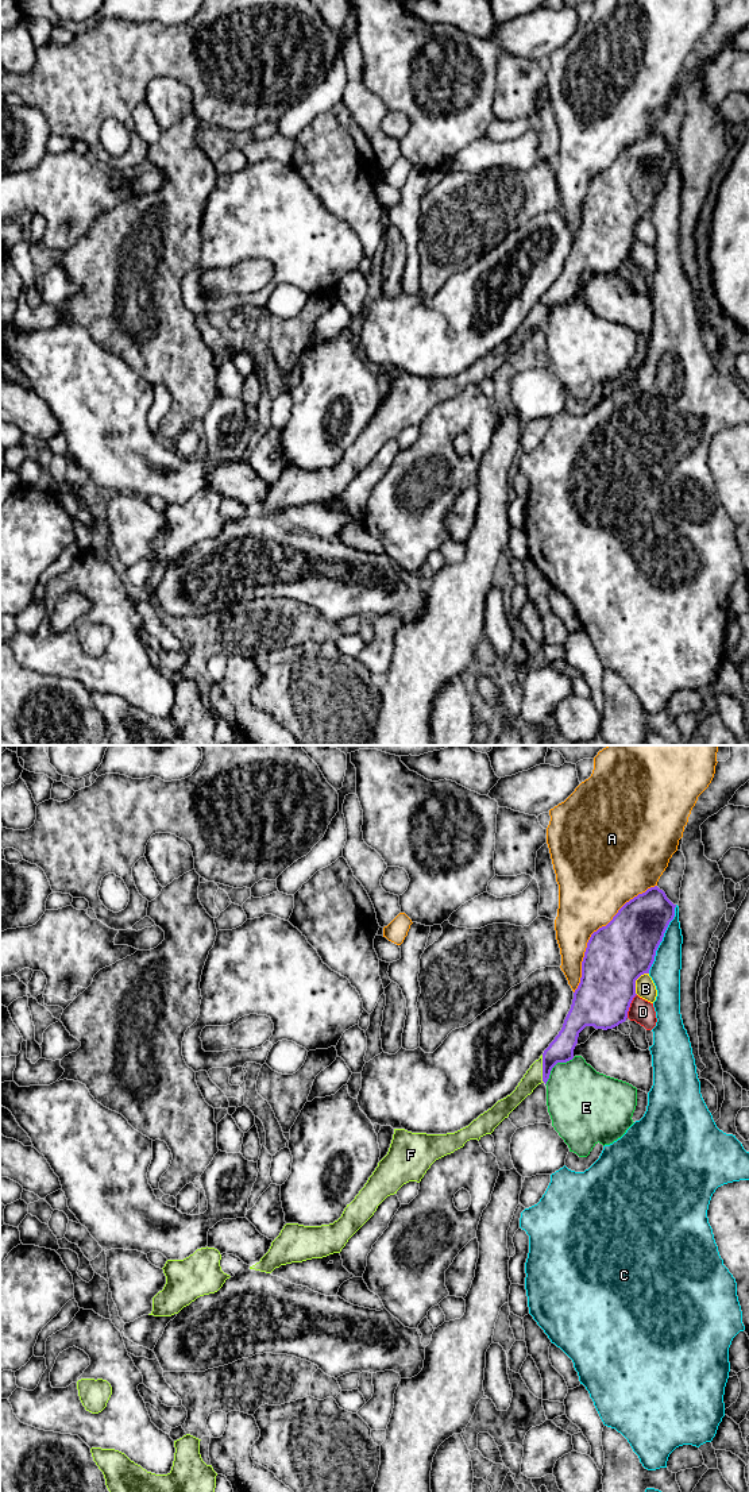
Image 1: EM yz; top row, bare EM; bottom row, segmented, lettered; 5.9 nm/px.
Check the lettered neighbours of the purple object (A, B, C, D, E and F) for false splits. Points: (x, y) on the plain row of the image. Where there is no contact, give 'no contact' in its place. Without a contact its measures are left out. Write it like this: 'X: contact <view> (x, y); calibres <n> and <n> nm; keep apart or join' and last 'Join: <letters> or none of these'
A: contact yz (597, 174); calibres 380 and 400 nm; keep apart
B: contact yz (634, 226); calibres 380 and 120 nm; keep apart
C: contact yz (661, 182); calibres 360 and 180 nm; keep apart
D: contact yz (629, 250); calibres 340 and 140 nm; keep apart
E: contact yz (555, 308); calibres 150 and 380 nm; keep apart
F: contact yz (543, 312); calibres 150 and 110 nm; join
Join: F

